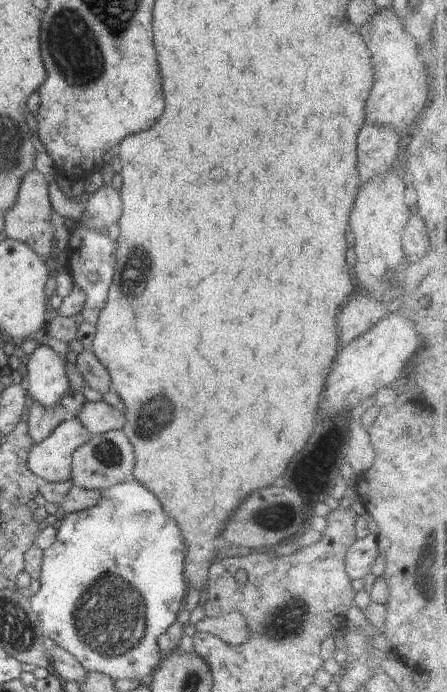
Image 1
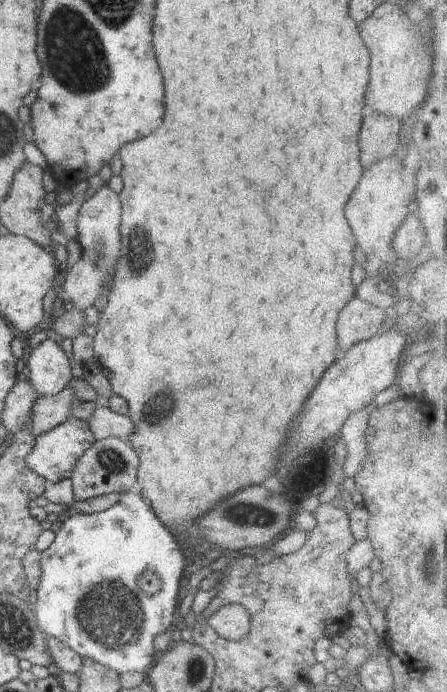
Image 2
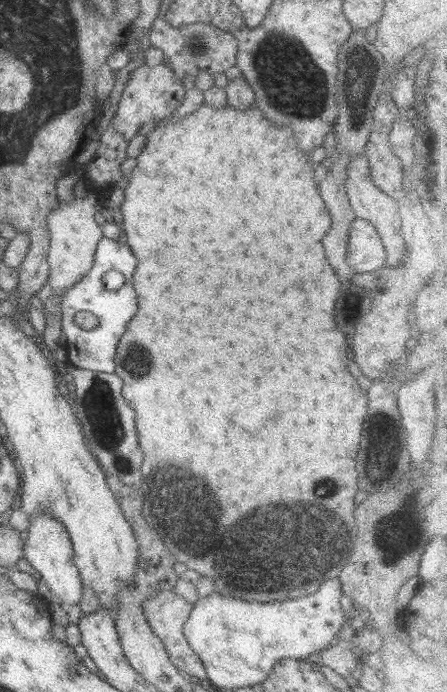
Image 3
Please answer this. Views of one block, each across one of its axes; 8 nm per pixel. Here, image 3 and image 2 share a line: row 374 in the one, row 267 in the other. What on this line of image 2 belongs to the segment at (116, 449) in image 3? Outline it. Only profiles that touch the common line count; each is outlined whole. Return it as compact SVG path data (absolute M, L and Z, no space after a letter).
M107 185L101 187L94 195L85 200L79 208L76 218L77 241L81 246L81 259L66 273L64 290L66 301L74 302L74 309L84 312L106 293L112 286L116 264L120 258L121 234L120 197Z

